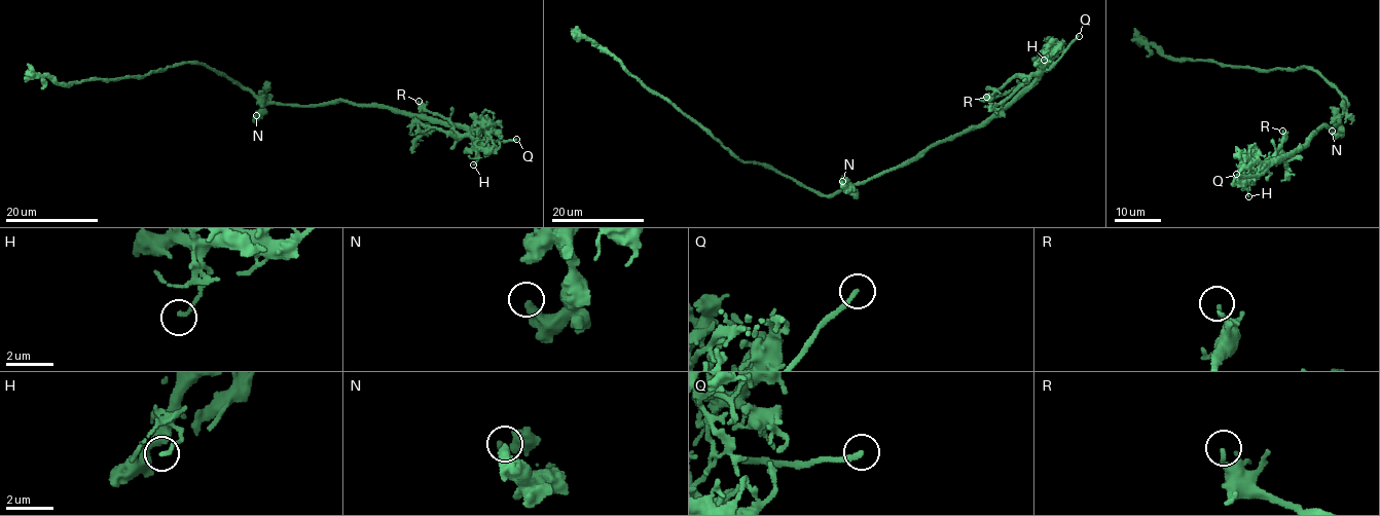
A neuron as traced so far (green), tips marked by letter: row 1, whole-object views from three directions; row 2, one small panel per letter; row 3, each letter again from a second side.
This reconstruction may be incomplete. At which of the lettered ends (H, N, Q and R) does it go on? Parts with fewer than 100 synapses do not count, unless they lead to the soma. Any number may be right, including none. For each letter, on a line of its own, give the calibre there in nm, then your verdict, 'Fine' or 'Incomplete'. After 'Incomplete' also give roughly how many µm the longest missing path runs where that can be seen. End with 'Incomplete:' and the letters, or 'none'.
H: Thickness 140 nm. Fine
N: Thickness 340 nm. Fine
Q: Thickness 240 nm. Incomplete. Missing length about 50 µm
R: Thickness 190 nm. Fine
Incomplete: Q

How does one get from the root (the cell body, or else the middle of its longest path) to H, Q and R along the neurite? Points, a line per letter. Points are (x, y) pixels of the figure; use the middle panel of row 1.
H: (831, 194), (906, 166), (931, 147), (979, 127), (1034, 81), (1043, 58), (1048, 57), (1044, 60)
Q: (831, 194), (906, 166), (931, 147), (979, 127), (1047, 70), (1079, 36)
R: (831, 194), (906, 166), (931, 147), (979, 127), (1001, 113), (1037, 76), (1030, 76), (1002, 95), (986, 97)

